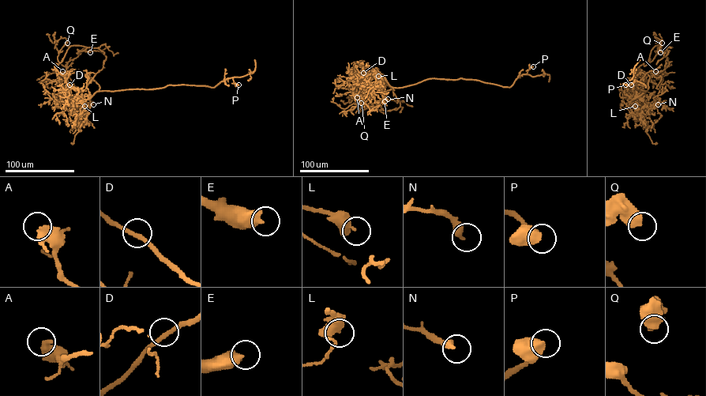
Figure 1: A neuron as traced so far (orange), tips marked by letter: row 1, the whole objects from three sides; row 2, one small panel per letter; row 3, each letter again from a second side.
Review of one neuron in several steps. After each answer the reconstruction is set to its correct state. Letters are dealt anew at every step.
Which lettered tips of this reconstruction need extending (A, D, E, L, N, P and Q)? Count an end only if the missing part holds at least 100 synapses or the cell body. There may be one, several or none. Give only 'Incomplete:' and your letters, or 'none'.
Incomplete: none

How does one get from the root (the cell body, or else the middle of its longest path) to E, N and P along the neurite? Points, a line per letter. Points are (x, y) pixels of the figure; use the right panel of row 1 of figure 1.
E: (646, 91), (649, 77), (640, 69), (636, 75), (634, 71), (647, 63), (655, 46), (659, 46), (660, 52)
N: (646, 91), (632, 100), (641, 114), (645, 115), (651, 106), (658, 104)
P: (646, 91), (637, 89), (637, 84), (646, 86), (632, 77), (625, 84)

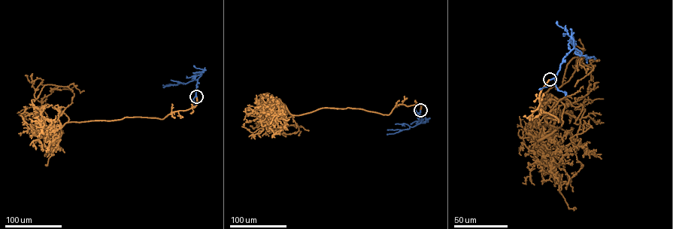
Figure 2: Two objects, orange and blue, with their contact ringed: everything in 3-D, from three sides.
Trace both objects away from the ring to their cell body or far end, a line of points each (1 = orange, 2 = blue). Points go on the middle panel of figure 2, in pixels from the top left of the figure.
1: (420, 110), (322, 108), (285, 117), (256, 108), (285, 133), (295, 133), (296, 123)
2: (420, 110), (420, 123), (387, 135)

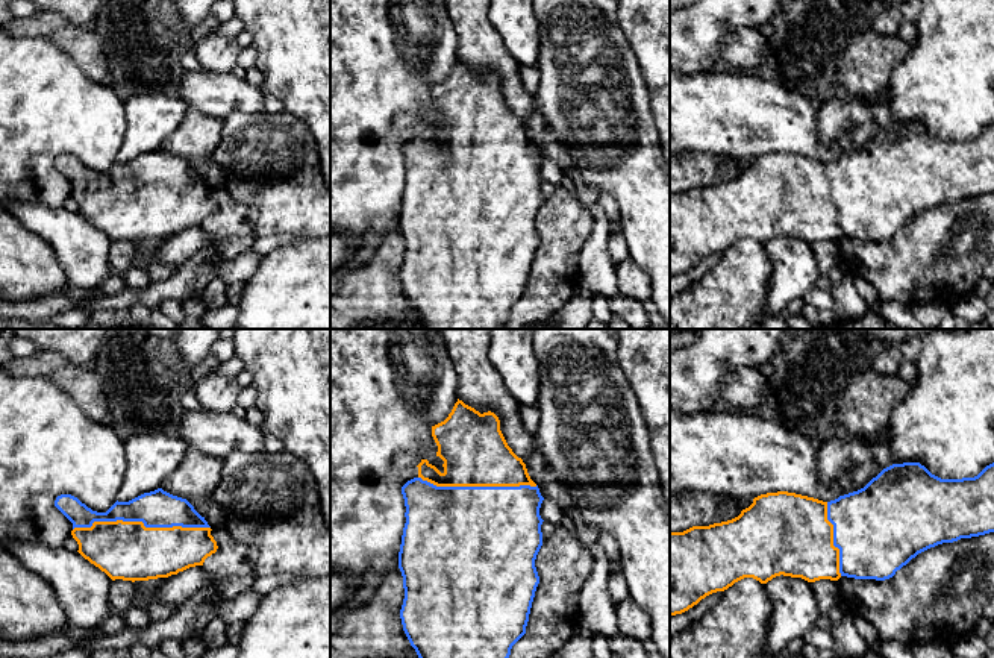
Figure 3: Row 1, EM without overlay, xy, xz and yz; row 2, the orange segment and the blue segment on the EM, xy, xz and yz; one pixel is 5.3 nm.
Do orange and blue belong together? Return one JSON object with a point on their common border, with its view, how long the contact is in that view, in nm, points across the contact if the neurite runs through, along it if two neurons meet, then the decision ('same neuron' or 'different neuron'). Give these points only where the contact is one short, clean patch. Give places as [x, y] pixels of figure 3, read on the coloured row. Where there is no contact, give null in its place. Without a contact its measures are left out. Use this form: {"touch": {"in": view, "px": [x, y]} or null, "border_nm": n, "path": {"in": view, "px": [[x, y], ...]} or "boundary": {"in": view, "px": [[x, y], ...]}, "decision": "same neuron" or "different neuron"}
{"touch": {"in": "xy", "px": [141, 522]}, "border_nm": 750, "decision": "same neuron"}

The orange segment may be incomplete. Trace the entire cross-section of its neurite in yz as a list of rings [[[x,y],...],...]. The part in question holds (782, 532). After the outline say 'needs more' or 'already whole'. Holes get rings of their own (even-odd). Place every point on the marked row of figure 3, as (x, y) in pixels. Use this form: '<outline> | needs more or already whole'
[[[920,462],[892,464],[864,488],[823,502],[814,497],[777,491],[761,494],[732,520],[670,532],[670,616],[682,614],[706,596],[724,591],[744,578],[767,584],[776,576],[820,579],[885,581],[918,553],[942,543],[994,532],[994,462],[974,478],[941,479]]] | needs more

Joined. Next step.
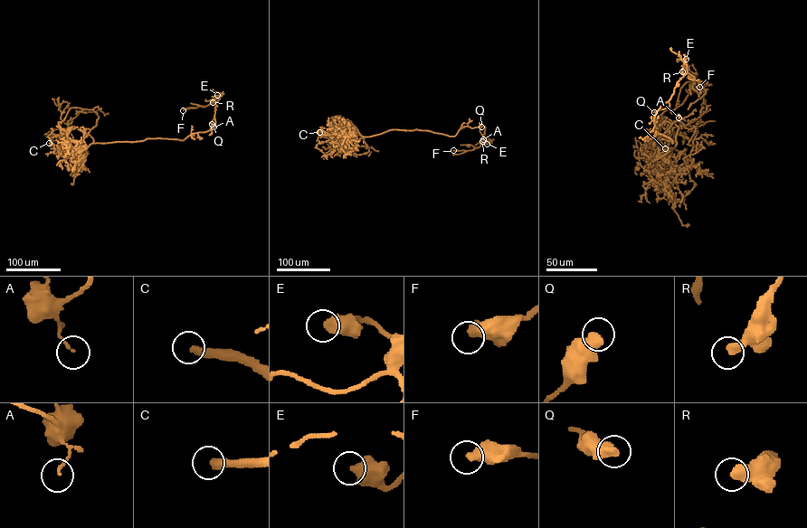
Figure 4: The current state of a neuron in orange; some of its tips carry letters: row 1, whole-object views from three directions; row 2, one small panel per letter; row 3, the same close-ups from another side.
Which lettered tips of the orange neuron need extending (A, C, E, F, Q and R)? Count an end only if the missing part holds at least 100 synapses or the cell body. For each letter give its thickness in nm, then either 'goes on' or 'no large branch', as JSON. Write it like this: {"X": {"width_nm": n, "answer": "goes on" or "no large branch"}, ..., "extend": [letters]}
{"A": {"width_nm": 110, "answer": "no large branch"}, "C": {"width_nm": 360, "answer": "goes on"}, "E": {"width_nm": 600, "answer": "no large branch"}, "F": {"width_nm": 500, "answer": "no large branch"}, "Q": {"width_nm": 550, "answer": "no large branch"}, "R": {"width_nm": 480, "answer": "no large branch"}, "extend": ["C"]}

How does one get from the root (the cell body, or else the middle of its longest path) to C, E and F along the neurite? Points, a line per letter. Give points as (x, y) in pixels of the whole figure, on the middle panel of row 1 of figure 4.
C: (394, 129), (366, 136), (363, 136), (351, 126), (319, 132)
E: (394, 129), (428, 130), (454, 136), (464, 127), (484, 127), (487, 144)
F: (394, 129), (428, 130), (454, 136), (464, 127), (485, 127), (484, 144), (472, 150), (453, 150)

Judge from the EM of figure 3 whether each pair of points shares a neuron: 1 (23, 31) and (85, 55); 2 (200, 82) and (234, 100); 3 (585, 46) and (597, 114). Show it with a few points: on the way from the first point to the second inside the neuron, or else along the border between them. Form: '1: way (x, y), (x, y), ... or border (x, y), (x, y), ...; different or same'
1: way (38, 29), (58, 29), (70, 40); same
2: way (208, 90), (212, 94), (226, 94); same
3: way (587, 62), (593, 97); same

